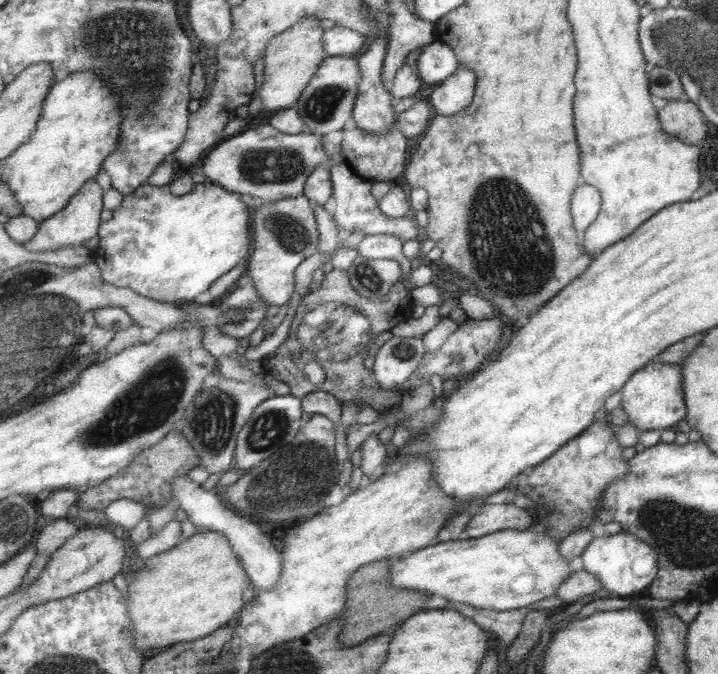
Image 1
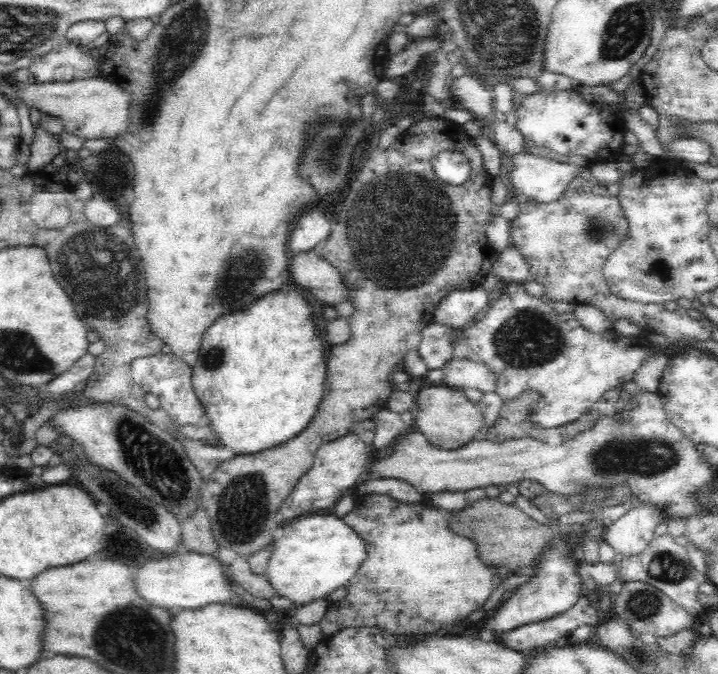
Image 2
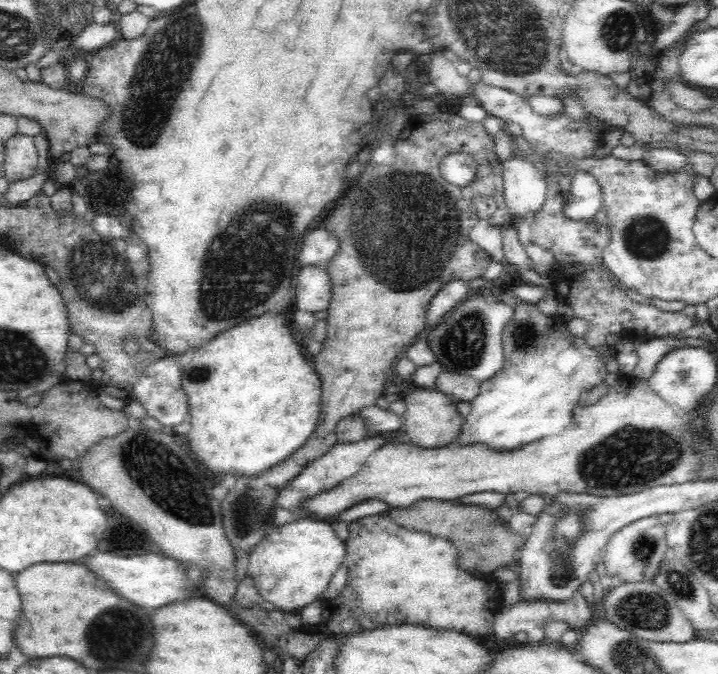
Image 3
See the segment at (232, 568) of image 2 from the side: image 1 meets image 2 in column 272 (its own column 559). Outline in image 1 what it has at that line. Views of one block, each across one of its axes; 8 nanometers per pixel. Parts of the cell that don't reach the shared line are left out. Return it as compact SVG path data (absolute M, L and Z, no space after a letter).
M575 557L569 562L572 572L555 594L565 605L581 600L585 596L593 596L595 592L601 590L601 582L592 573L585 572L580 557Z

